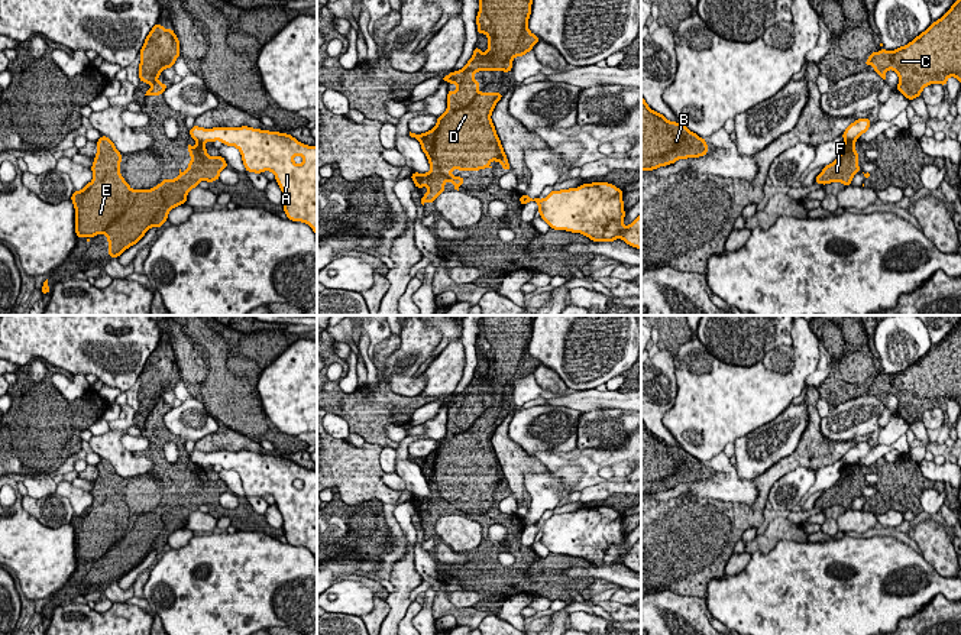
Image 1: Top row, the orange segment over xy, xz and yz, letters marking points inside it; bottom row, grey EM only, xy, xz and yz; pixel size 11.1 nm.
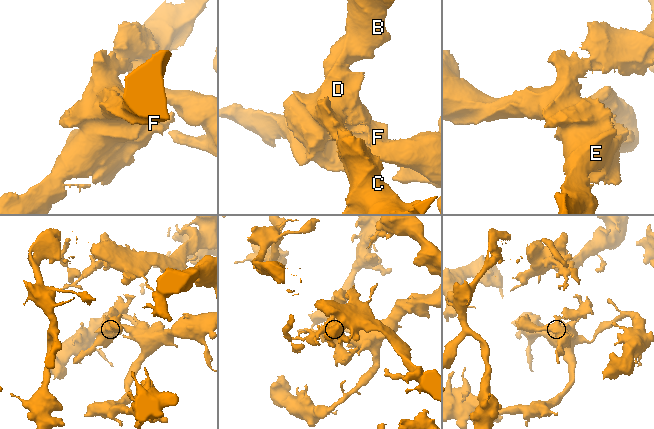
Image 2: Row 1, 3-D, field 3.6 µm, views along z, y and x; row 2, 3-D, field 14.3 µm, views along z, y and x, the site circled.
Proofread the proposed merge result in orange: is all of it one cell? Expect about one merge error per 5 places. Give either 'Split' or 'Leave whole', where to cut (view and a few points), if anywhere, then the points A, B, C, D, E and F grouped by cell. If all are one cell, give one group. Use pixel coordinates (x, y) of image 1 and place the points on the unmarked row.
Split. Split along yz (845, 463), (854, 466). Groups: A / B C D E F

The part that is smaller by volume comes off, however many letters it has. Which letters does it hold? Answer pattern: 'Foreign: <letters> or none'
Foreign: B, C, D, E, F

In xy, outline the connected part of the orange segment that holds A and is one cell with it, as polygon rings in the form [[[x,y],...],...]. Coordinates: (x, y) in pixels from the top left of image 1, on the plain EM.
[[[192,450],[190,460],[201,467],[220,464],[223,469],[237,472],[247,496],[271,495],[282,515],[288,544],[308,548],[317,560],[317,470],[304,469],[288,457],[247,450],[213,453]]]

